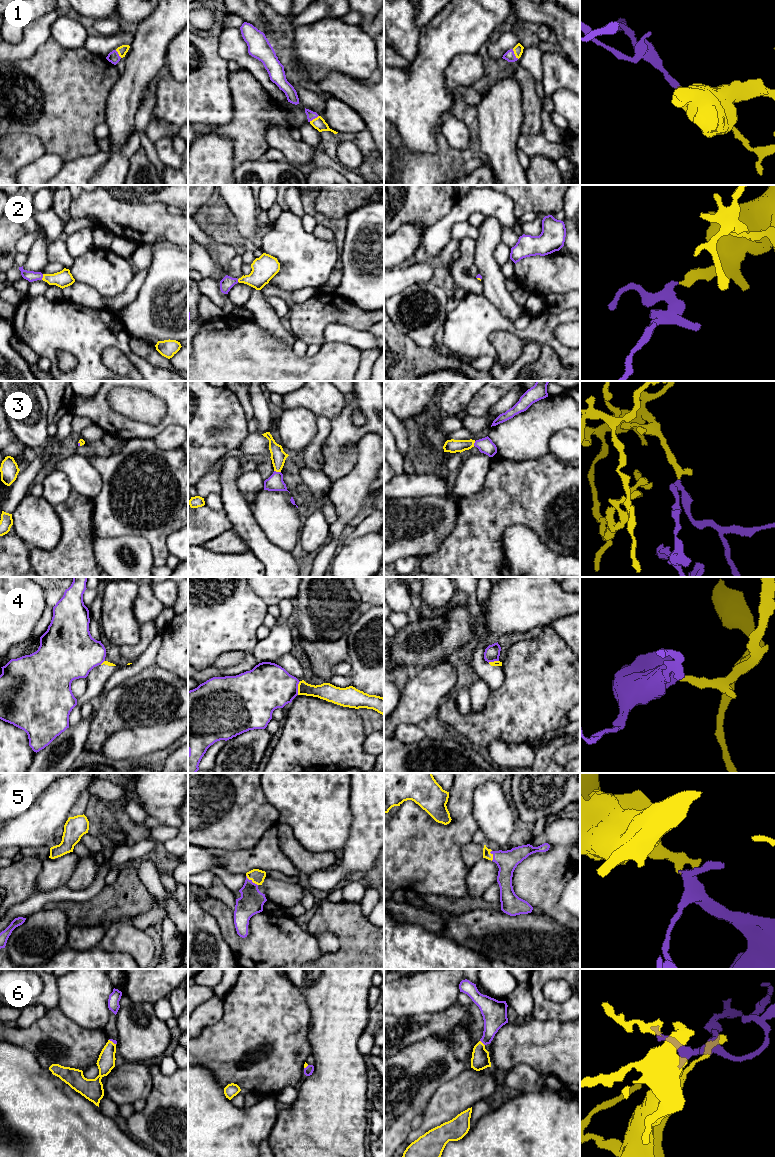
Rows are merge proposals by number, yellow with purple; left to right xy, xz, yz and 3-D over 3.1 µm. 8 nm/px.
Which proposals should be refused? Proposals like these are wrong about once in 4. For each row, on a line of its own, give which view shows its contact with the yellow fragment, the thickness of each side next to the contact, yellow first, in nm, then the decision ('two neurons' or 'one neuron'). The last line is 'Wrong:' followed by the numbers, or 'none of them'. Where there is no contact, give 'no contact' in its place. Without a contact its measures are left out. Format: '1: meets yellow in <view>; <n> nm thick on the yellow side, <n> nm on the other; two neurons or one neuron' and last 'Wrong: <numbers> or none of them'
1: meets yellow in yz; 80 nm thick on the yellow side, 80 nm on the other; one neuron
2: meets yellow in xy; 140 nm thick on the yellow side, 90 nm on the other; one neuron
3: meets yellow in xz; 120 nm thick on the yellow side, 130 nm on the other; one neuron
4: meets yellow in xz; 140 nm thick on the yellow side, 380 nm on the other; two neurons
5: meets yellow in xz; 120 nm thick on the yellow side, 200 nm on the other; one neuron
6: meets yellow in yz; 150 nm thick on the yellow side, 190 nm on the other; one neuron
Wrong: 4

